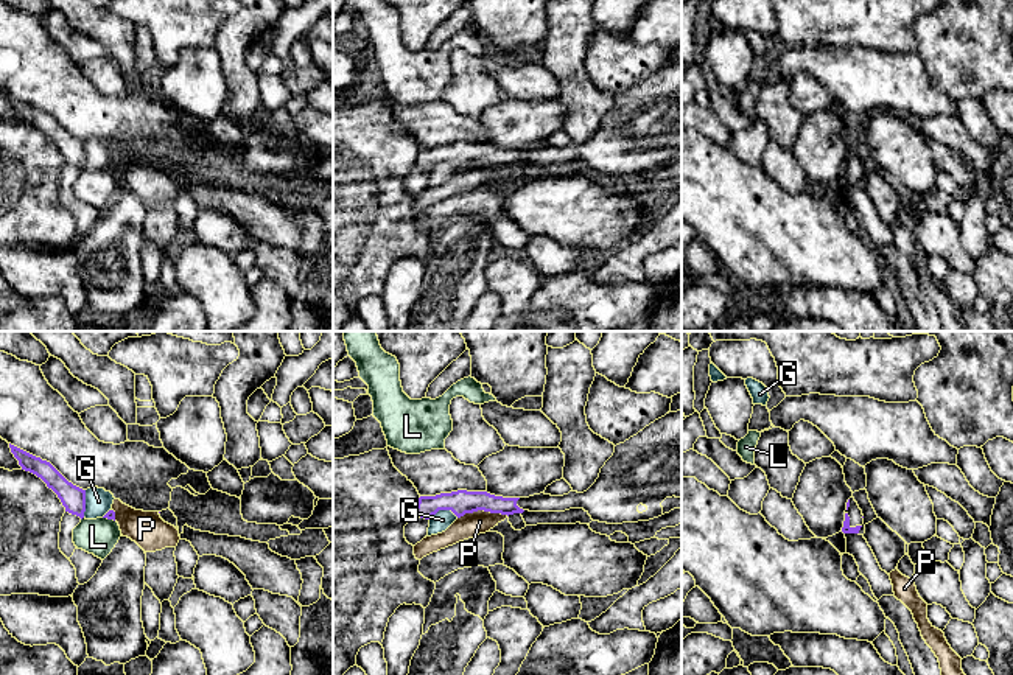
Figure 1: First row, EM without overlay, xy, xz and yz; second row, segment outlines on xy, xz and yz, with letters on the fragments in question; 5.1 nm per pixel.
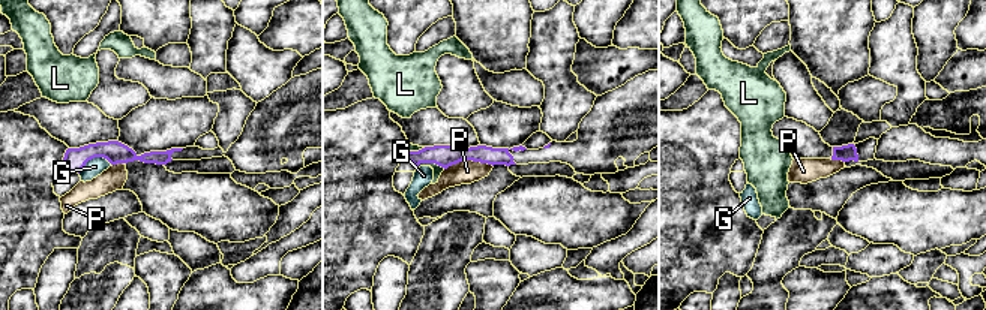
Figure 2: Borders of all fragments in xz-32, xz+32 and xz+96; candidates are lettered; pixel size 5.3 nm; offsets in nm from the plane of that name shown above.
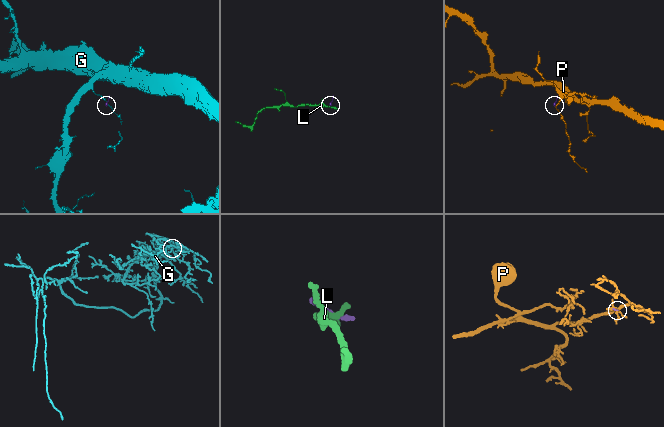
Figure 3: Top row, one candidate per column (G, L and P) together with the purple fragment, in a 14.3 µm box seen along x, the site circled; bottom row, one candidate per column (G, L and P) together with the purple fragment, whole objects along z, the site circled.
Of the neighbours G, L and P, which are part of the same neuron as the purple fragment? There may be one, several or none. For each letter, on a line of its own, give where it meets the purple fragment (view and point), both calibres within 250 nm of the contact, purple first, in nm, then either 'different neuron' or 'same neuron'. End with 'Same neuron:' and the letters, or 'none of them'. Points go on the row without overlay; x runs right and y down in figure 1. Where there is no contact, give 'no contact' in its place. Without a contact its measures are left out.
G: xz (442, 160) | 120/100 nm | different neuron
L: xy (109, 170) | 50/190 nm | different neuron
P: xz (483, 160) | 120/120 nm | different neuron
Same neuron: none of them

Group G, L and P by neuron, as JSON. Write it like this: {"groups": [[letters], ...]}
{"groups": [["G"], ["L"], ["P"]]}

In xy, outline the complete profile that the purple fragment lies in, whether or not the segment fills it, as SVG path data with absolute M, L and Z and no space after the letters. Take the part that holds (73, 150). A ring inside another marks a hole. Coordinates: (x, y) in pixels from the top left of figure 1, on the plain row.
M9 95L11 104L19 112L22 121L40 129L61 151L65 163L84 170L86 142L68 134L50 114L42 112Z

